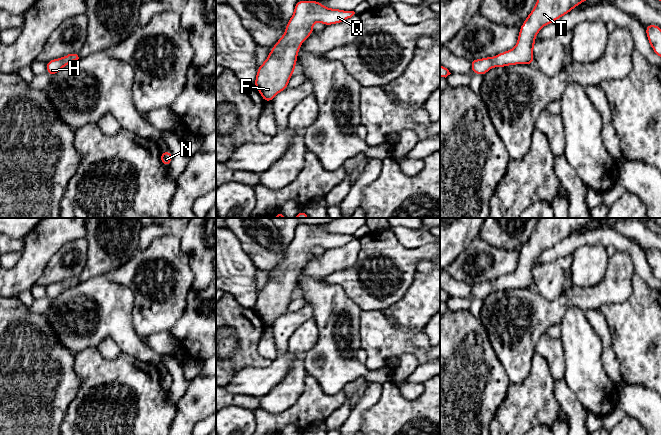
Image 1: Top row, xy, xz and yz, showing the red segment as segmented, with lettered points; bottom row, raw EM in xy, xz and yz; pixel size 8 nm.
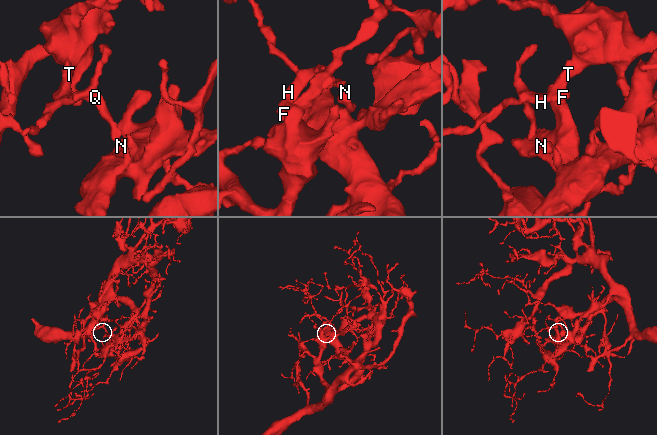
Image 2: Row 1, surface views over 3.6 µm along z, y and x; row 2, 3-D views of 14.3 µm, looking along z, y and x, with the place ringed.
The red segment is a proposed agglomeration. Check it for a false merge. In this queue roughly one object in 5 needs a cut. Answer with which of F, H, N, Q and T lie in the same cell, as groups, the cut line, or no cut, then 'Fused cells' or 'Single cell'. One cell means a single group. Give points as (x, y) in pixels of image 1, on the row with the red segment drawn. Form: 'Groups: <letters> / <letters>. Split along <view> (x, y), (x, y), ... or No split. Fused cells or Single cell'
Groups: F H N Q T. No split. Single cell

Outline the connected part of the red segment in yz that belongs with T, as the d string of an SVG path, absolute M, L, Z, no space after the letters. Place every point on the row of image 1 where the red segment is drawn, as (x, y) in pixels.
M537 0L533 10L521 25L516 46L494 57L470 61L471 70L474 74L484 76L492 67L534 64L533 47L538 32L584 1L586 0Z

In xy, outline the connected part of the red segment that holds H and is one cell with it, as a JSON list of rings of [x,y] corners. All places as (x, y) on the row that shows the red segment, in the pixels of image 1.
[[[68,54],[62,58],[57,58],[48,61],[45,63],[47,72],[49,75],[53,76],[57,74],[64,66],[73,63],[74,61],[78,60],[79,57],[77,54]]]

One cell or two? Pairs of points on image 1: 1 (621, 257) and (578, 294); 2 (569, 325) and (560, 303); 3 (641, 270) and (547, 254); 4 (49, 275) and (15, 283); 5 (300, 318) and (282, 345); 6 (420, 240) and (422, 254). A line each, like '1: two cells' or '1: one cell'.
1: one cell
2: two cells
3: one cell
4: two cells
5: one cell
6: two cells

